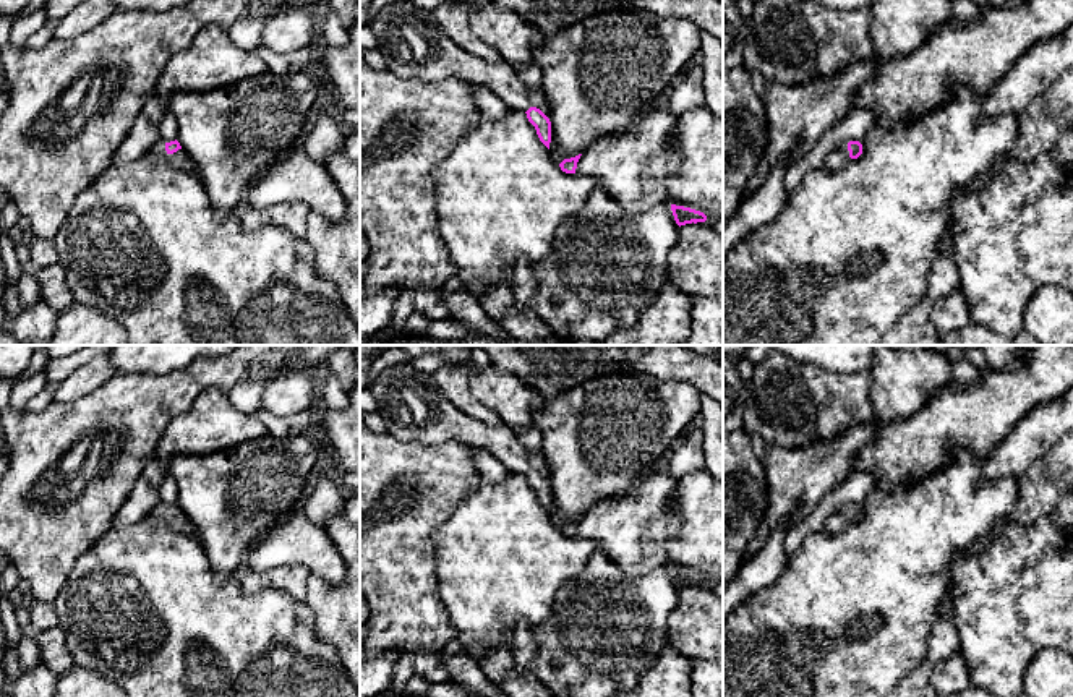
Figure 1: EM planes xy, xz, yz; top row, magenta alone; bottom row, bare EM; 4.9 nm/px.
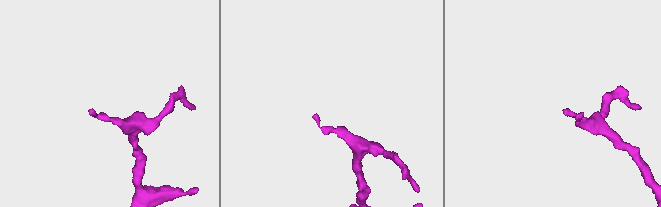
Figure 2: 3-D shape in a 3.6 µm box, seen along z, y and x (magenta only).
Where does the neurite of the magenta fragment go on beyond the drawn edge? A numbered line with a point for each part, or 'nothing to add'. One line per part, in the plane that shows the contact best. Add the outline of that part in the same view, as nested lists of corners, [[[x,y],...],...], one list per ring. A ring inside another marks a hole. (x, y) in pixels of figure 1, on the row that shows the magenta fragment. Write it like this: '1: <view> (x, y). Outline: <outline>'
1: xy (158, 153). Outline: [[[157,141],[144,156],[154,162],[167,162],[175,169],[198,175],[198,169],[193,164],[193,160],[188,157],[188,154],[183,149],[178,149],[177,152],[169,154],[165,151],[164,141]]]

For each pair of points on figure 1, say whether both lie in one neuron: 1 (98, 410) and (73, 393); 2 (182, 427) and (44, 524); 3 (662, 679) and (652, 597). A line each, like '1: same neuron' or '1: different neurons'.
1: different neurons
2: different neurons
3: different neurons

